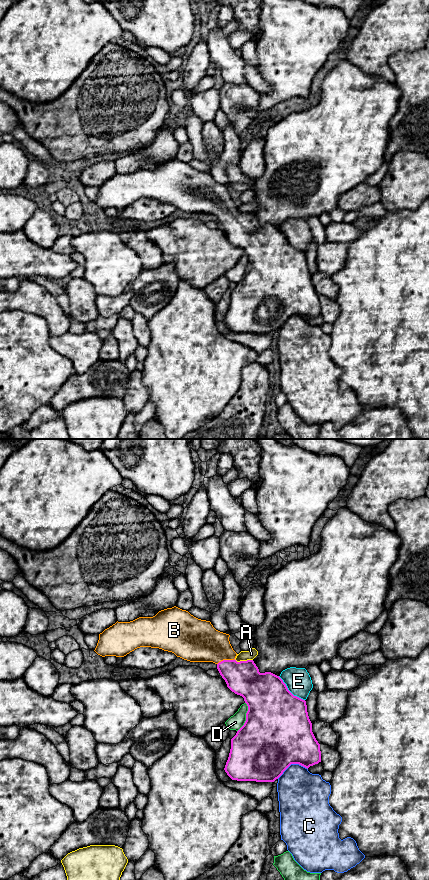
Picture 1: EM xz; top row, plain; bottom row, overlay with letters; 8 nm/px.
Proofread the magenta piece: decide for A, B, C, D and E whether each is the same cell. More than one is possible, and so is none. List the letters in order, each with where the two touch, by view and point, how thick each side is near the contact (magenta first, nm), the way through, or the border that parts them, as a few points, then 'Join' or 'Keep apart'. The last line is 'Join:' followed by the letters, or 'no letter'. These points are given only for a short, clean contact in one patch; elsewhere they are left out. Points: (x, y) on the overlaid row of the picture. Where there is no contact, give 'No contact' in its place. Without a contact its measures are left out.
A: Touches magenta at xz (243, 661). Thickness 280 nm (magenta) against 80 nm. Keep apart
B: Touches magenta at xz (225, 660). Thickness 280 nm (magenta) against 320 nm. Path across: xz (243, 678), (225, 660), (210, 645), (200, 642). Join
C: Touches magenta at xz (292, 763). Thickness 500 nm (magenta) against 360 nm. Keep apart
D: Touches magenta at xz (246, 717). Thickness 500 nm (magenta) against 120 nm. Keep apart
E: Touches magenta at xz (289, 691). Thickness 480 nm (magenta) against 200 nm. Keep apart
Join: B

